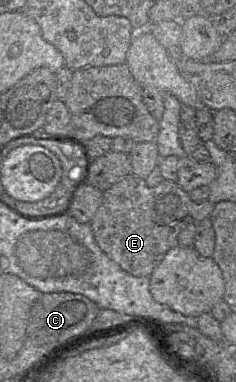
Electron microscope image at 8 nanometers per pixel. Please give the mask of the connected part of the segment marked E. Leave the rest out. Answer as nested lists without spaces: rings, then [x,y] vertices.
[[[129,174],[103,192],[102,203],[90,222],[90,226],[100,249],[124,271],[135,276],[150,276],[158,267],[165,254],[177,245],[180,231],[188,224],[198,224],[210,218],[215,204],[209,199],[195,203],[188,192],[176,182],[164,180],[155,187],[149,187],[136,175]]]

